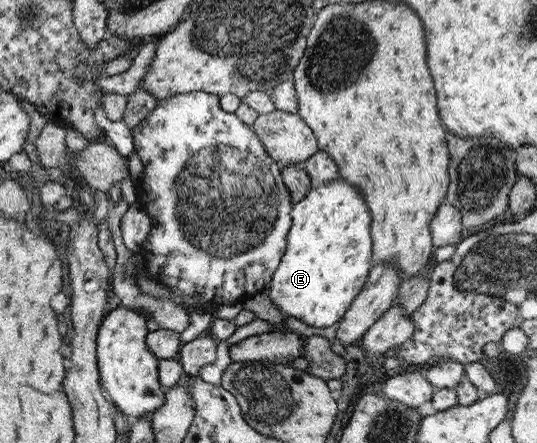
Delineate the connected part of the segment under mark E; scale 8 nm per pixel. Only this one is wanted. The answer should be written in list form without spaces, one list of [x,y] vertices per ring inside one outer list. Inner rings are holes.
[[[337,177],[320,184],[312,184],[307,193],[292,205],[290,216],[284,255],[270,279],[267,295],[279,312],[286,313],[286,317],[298,319],[308,325],[310,330],[329,327],[343,318],[351,300],[361,292],[367,273],[372,267],[371,215],[359,191],[355,191],[355,187],[343,183]]]

